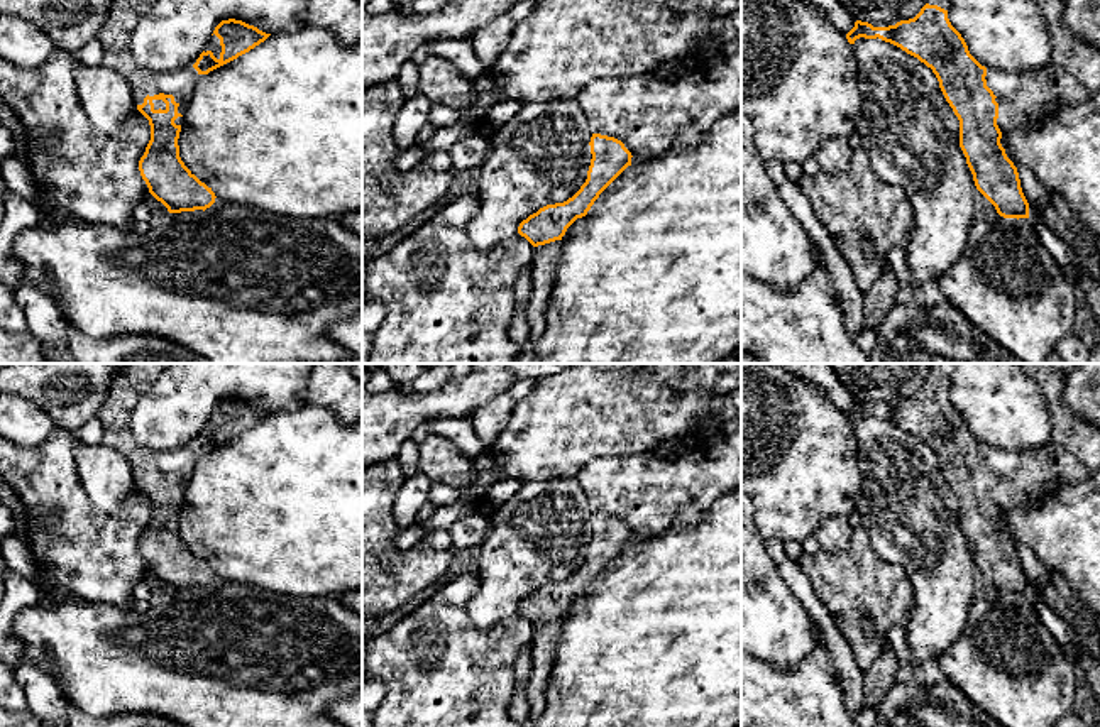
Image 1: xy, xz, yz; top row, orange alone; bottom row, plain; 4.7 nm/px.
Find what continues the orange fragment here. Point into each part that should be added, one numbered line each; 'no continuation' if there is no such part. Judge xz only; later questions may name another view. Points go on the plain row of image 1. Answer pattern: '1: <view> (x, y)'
1: xz (545, 636)

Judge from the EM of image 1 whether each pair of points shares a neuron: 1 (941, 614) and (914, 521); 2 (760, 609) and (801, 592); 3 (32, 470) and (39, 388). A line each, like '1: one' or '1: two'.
1: one
2: two
3: two

